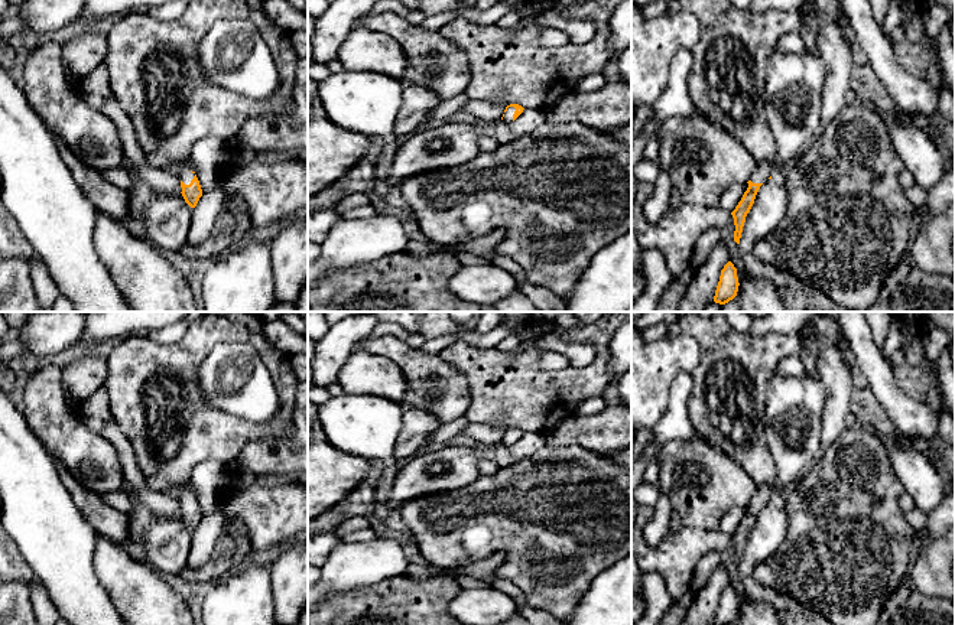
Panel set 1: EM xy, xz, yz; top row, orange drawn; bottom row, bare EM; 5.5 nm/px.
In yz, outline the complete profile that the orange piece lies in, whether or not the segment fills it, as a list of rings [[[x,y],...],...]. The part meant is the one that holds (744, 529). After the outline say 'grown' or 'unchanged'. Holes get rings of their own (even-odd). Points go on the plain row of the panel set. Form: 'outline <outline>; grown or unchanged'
outline [[[774,372],[767,381],[763,427],[776,463],[776,476],[770,485],[757,488],[747,505],[747,514],[731,536],[737,567],[760,510],[777,491],[795,485],[822,455],[821,430],[825,403],[825,387],[813,375],[793,377]]]; grown

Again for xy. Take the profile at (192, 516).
outline [[[185,494],[181,499],[181,511],[182,511],[182,520],[185,525],[191,530],[195,531],[199,521],[202,520],[202,512],[199,508],[199,504],[192,494]]]; grown

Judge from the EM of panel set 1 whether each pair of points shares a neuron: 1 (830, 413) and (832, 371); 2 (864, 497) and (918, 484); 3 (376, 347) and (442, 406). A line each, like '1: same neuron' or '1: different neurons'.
1: same neuron
2: different neurons
3: same neuron

